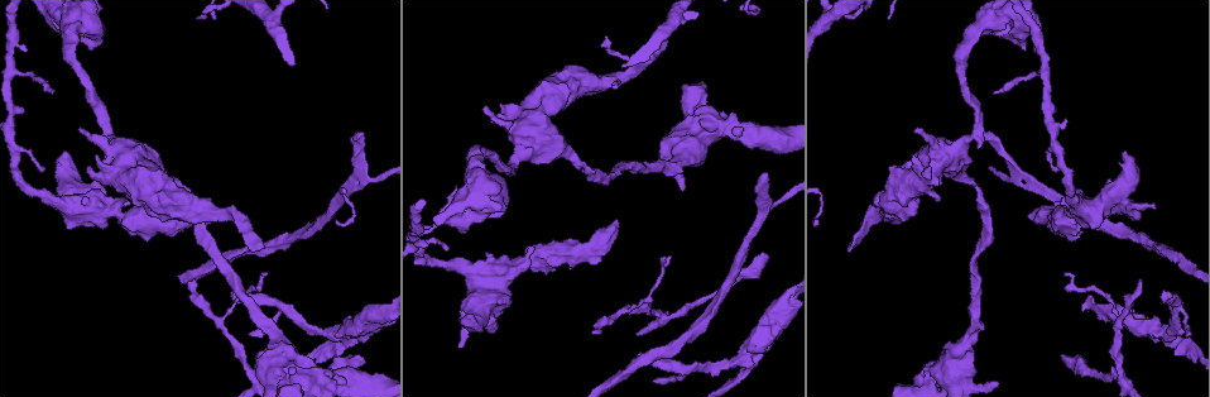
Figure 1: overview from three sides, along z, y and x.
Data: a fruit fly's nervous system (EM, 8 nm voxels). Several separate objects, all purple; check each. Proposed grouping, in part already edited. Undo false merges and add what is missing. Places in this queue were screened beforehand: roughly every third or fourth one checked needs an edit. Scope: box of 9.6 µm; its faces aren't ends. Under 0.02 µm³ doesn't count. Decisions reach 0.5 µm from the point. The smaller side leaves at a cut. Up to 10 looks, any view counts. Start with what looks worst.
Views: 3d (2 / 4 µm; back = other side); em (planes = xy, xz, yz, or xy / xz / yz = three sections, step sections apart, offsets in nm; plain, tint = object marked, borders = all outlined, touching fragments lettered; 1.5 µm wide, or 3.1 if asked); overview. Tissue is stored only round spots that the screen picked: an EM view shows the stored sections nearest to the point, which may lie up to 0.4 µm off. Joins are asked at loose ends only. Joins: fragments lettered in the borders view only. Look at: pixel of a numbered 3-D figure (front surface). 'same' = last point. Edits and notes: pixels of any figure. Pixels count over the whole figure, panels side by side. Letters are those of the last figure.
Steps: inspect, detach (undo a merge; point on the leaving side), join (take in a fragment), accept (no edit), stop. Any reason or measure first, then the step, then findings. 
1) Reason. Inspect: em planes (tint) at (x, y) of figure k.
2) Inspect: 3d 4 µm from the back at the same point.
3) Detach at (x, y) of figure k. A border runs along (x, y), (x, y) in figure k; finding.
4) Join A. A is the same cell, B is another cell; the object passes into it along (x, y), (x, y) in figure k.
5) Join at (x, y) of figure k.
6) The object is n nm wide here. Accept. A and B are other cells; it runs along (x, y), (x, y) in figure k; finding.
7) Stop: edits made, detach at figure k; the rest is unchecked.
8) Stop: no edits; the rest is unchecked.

Thick end. Inspect: em planes (borders) at (616, 221) of figure 1.

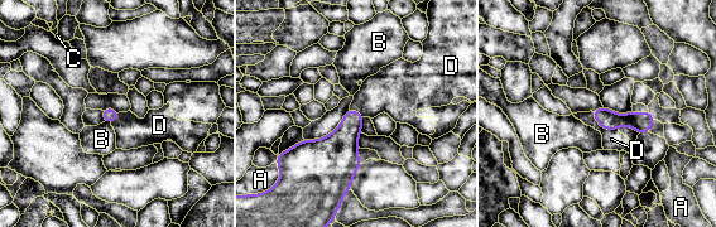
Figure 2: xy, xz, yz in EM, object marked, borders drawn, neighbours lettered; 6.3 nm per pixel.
Join D. D is the same cell, A, B and C are other cells; the cell continues.

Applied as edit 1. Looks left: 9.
Inspect: 3d 2 µm at (846, 248) of figure 1.

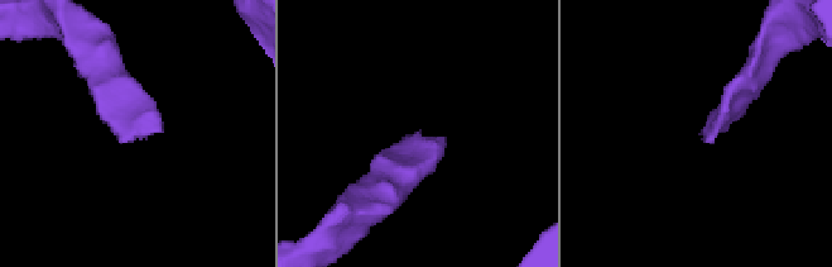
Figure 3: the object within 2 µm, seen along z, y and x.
Need the tissue. Inspect: em planes (borders) at (138, 136) of figure 3.

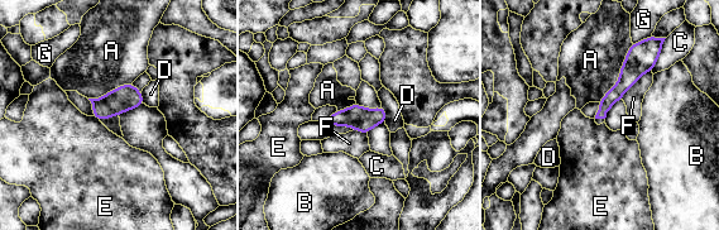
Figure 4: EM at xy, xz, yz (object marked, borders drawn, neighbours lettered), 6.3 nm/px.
The longest contact is with A, 440 nm. Accept. A, B, C, D, E, F and G are other cells; it runs along (636, 46), (636, 65), (599, 115) in figure 4; no lettered fragment goes on from it.

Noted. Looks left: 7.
Thin end. Inspect: 3d 2 µm at (193, 279) of figure 1.

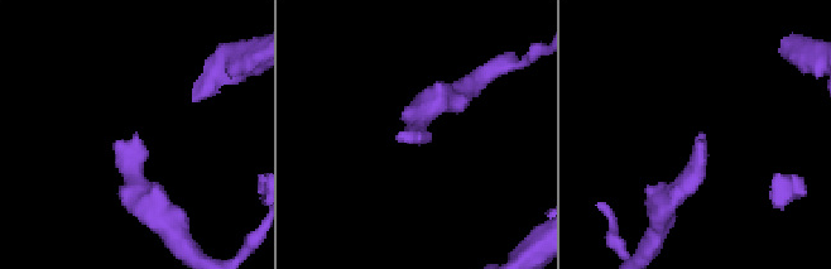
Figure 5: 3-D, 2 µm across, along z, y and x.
Inspect: em planes (borders) at (416, 135) of figure 5.

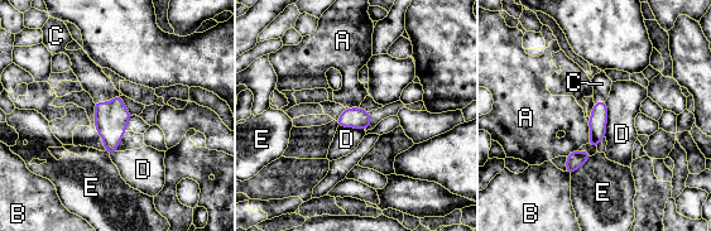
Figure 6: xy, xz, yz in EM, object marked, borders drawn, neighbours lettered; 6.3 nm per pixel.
The longest contact is with D, 240 nm. Join C. C is the same cell, A, B, D and E are other cells; the object passes into it along (110, 118), (106, 102), (94, 81) in figure 6; the cell continues.

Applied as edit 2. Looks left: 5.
Redraw. Inspect: overview.

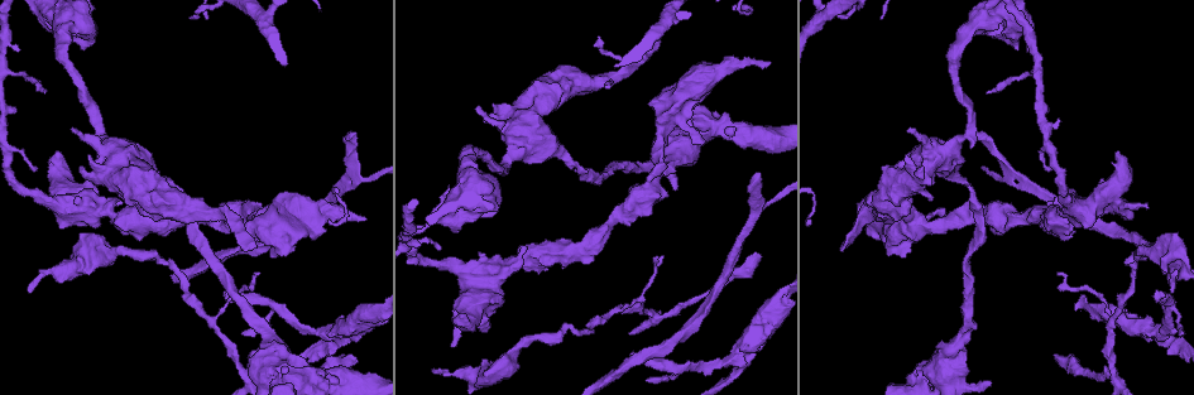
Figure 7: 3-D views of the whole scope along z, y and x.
An open end. Inspect: em planes (borders) at (1055, 353) of figure 7.

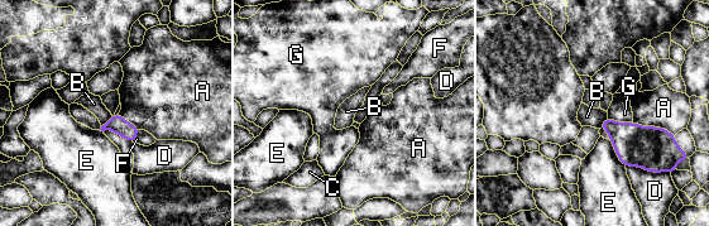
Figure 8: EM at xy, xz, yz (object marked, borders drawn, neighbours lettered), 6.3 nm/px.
Join F. F is the same cell, A, B, C, D, E and G are other cells; the object passes into it along (116, 123), (135, 136), (143, 138) in figure 8; it goes on there.

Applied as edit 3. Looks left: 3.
Stop: edits made, join at figure 2, join at figure 6, join at figure 8; the rest is unchecked.

